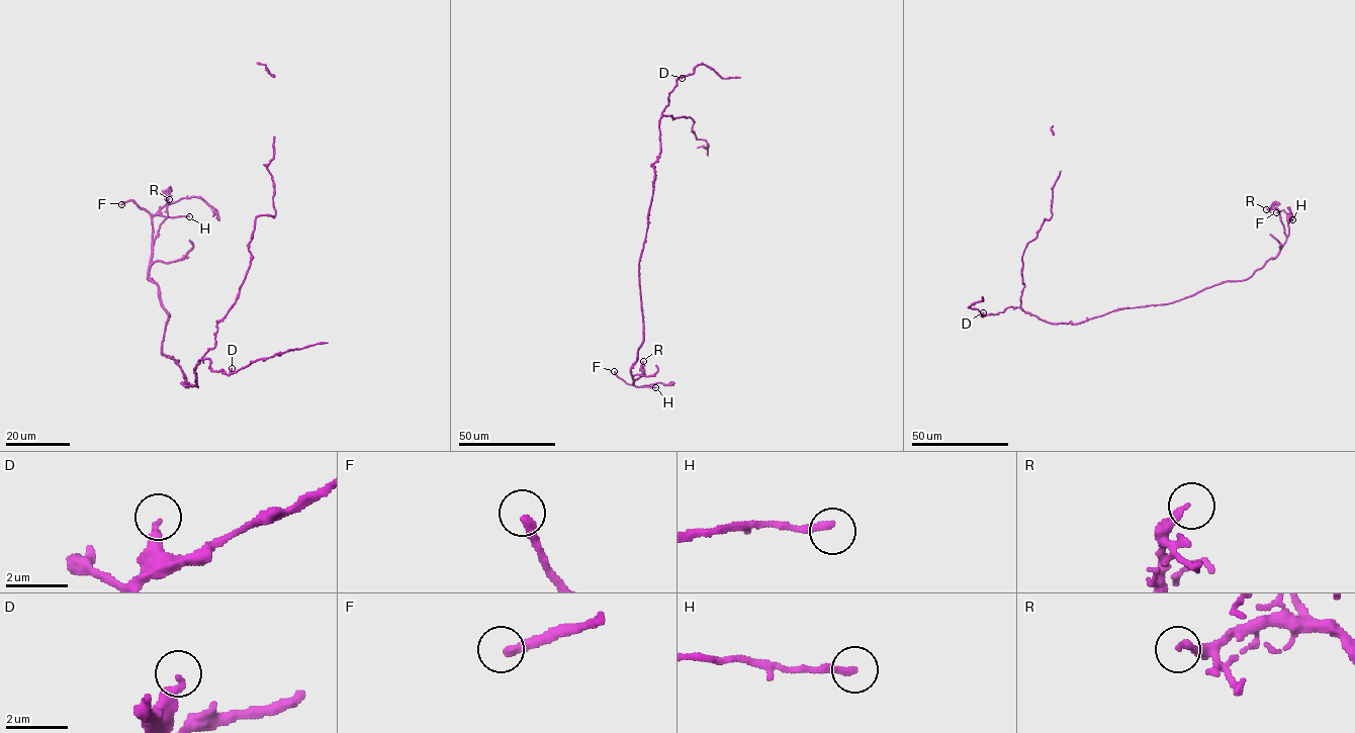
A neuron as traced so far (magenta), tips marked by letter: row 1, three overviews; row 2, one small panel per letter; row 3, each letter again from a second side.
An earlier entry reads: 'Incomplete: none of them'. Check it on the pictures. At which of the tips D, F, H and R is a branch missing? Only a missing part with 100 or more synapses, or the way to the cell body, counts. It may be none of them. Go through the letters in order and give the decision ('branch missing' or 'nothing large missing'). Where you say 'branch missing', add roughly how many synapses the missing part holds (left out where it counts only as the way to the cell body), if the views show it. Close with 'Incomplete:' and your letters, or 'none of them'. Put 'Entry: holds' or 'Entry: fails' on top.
Entry: fails
D: nothing large missing
F: branch missing
H: nothing large missing
R: nothing large missing
Incomplete: F

